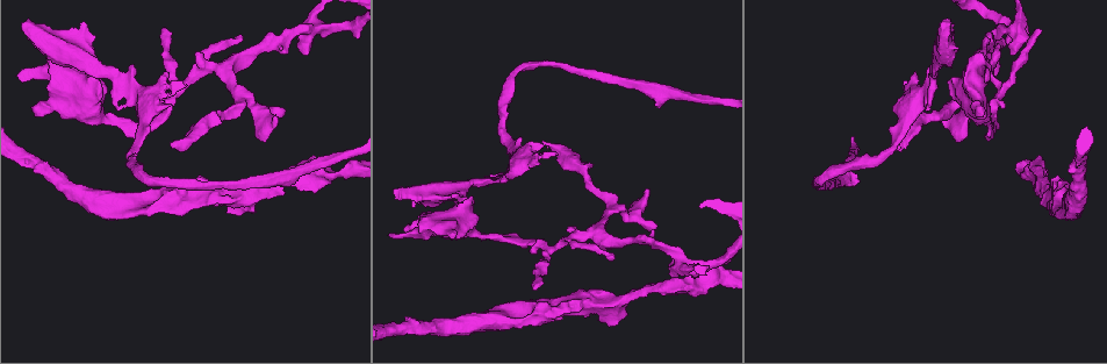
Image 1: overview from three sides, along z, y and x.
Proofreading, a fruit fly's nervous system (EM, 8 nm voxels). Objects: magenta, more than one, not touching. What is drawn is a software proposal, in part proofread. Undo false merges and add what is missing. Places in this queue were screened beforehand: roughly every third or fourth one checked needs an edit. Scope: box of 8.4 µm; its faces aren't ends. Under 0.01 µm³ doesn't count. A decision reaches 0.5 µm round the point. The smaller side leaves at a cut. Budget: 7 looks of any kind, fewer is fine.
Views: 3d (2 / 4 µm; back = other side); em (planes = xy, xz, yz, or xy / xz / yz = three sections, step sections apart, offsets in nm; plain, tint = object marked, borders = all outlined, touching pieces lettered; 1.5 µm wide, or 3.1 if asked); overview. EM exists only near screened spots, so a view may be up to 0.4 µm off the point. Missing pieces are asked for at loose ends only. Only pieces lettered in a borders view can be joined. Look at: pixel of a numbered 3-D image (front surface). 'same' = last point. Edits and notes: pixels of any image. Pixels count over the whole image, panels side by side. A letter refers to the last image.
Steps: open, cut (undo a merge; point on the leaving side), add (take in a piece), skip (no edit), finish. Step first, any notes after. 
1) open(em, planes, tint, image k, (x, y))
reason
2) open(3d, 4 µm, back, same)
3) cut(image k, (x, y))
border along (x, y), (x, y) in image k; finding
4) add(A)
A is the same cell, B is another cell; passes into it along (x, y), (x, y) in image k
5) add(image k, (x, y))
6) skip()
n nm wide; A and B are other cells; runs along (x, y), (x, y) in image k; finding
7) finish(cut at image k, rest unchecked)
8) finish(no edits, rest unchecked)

open(em, planes, borders, image 1, (282, 111))
an open end

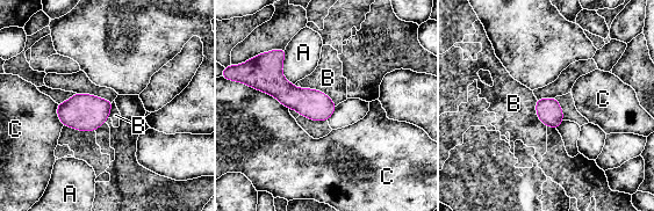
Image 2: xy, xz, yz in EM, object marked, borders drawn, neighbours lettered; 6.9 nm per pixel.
skip()
A, B and C are other cells; no lettered piece goes on from it

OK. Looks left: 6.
open(3d, 4 µm, image 1, (1039, 30))
tapers out

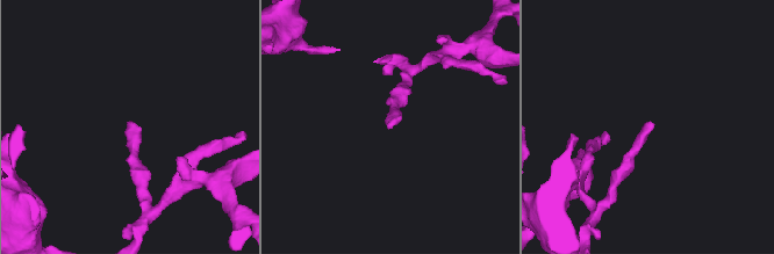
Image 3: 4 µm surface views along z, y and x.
open(em, planes, borders, image 3, (389, 128))

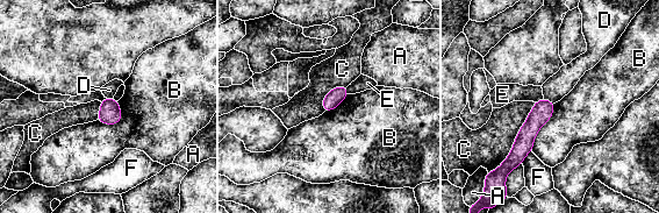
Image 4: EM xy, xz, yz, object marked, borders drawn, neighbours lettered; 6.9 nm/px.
skip()
A, B, C, D, E and F are other cells; border along (554, 104), (531, 150) in image 4; none of them fits

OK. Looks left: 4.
open(em, xy, step 8, tint, image 1, (87, 28))

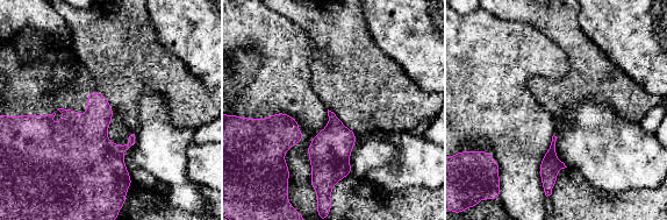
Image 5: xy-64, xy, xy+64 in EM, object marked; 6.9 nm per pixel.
open(em, planes, borders, same)
another direction

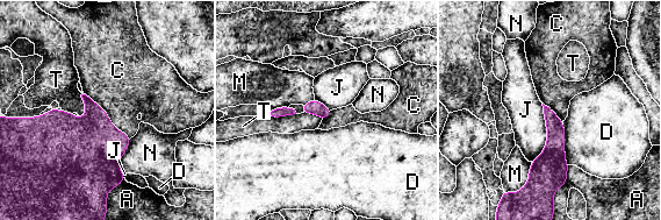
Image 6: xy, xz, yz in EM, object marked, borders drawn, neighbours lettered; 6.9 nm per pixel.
skip()
A, C, D, J, M, N and T are other cells; border along (84, 93), (129, 139) in image 6; none of them fits

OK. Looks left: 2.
finish(no edits, rest unchecked)

